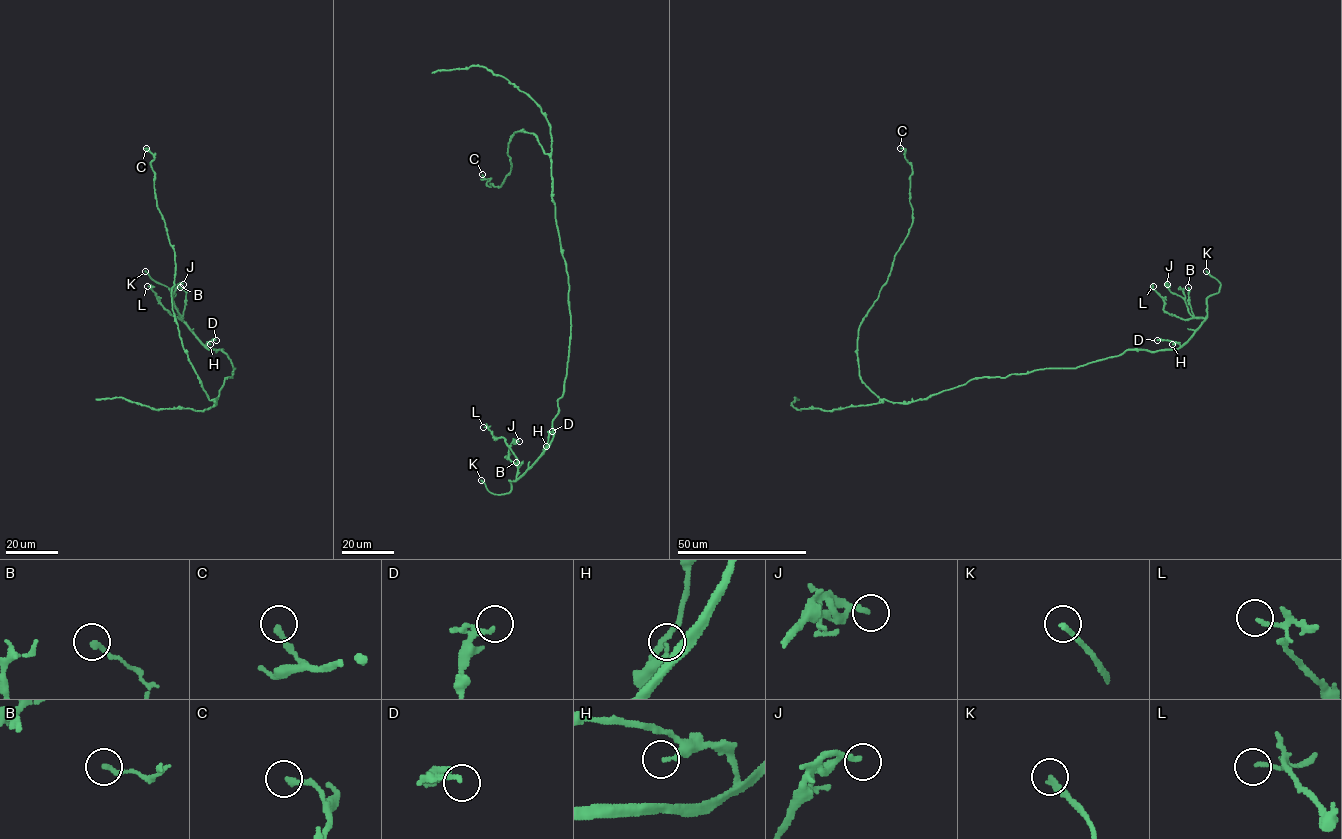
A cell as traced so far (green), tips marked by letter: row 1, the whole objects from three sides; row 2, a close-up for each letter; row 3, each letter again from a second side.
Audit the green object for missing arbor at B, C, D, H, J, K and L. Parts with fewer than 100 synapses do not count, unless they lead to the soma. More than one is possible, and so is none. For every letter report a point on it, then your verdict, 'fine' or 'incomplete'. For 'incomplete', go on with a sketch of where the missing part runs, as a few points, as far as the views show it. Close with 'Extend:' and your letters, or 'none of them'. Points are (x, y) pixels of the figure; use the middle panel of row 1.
B: at (516, 462); fine
C: at (482, 174); fine
D: at (552, 431); fine
H: at (546, 446); fine
J: at (519, 441); fine
K: at (481, 480); incomplete
L: at (483, 427); fine
Extend: K

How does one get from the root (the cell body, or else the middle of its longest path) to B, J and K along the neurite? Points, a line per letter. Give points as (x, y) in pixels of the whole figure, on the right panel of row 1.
B: (950, 389), (976, 378), (1076, 368), (1130, 349), (1174, 350), (1204, 319), (1193, 315), (1188, 287)
J: (950, 389), (976, 378), (1076, 368), (1130, 349), (1179, 348), (1204, 319), (1194, 317), (1167, 284)
K: (950, 389), (976, 378), (1076, 368), (1130, 349), (1179, 348), (1207, 316), (1206, 299), (1219, 291), (1206, 271)

